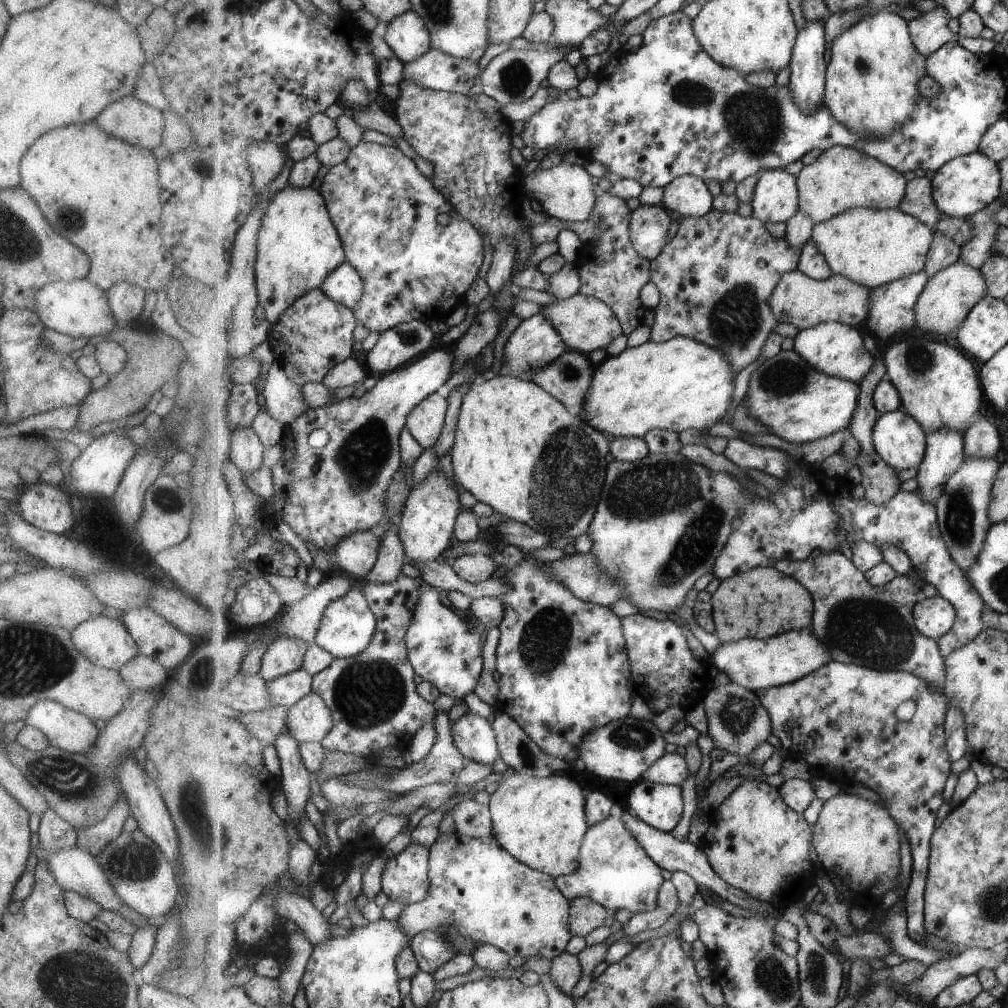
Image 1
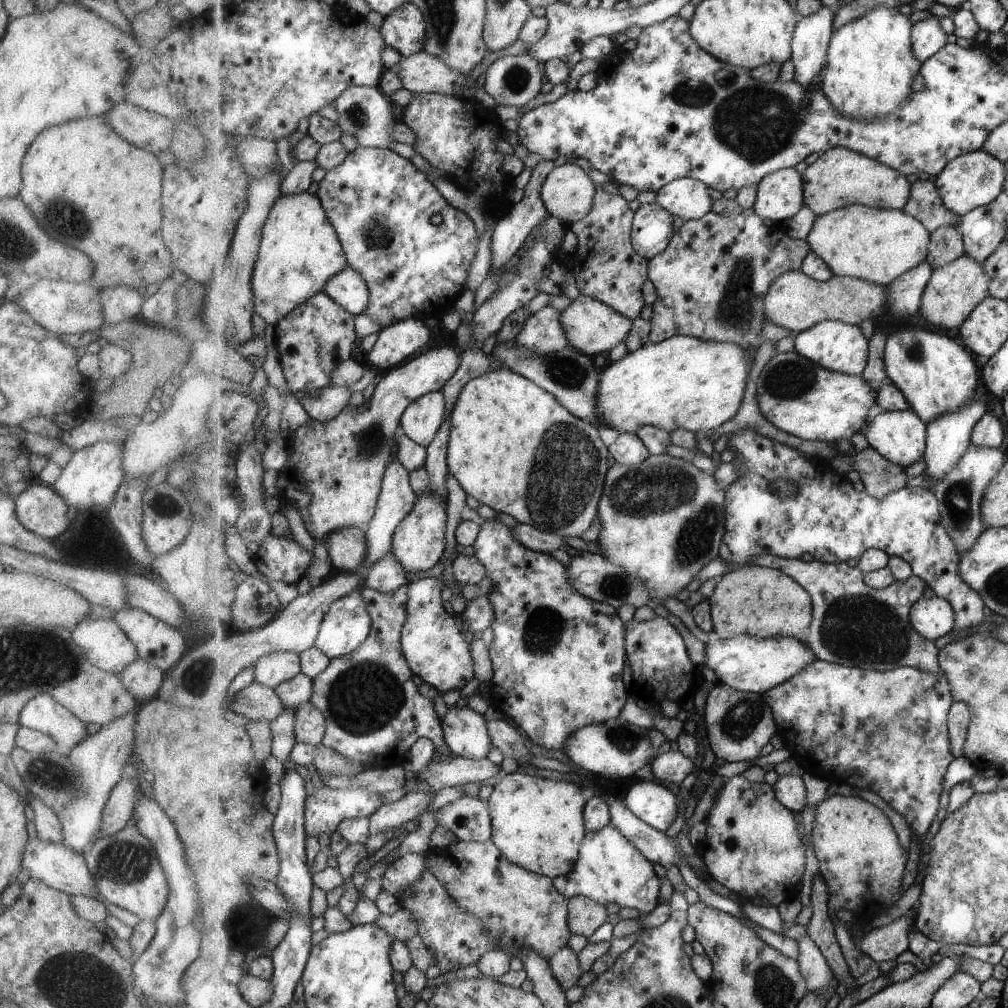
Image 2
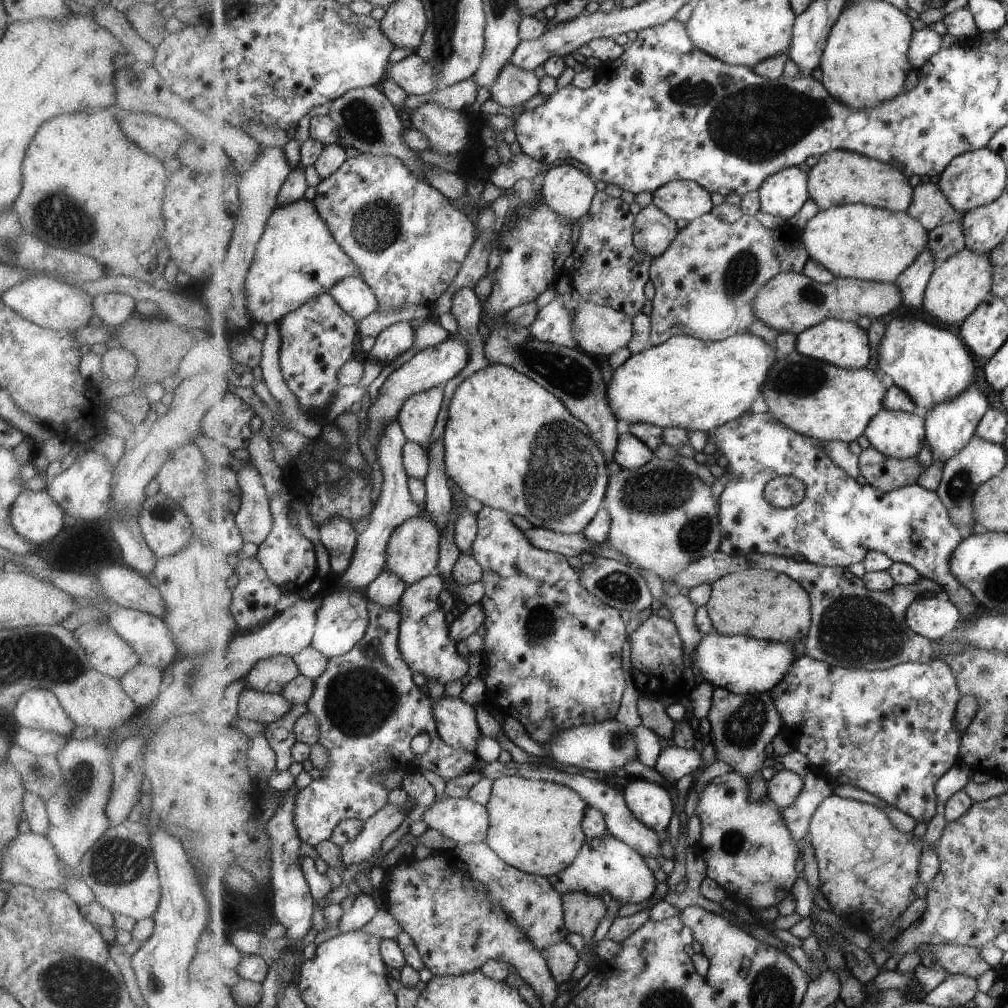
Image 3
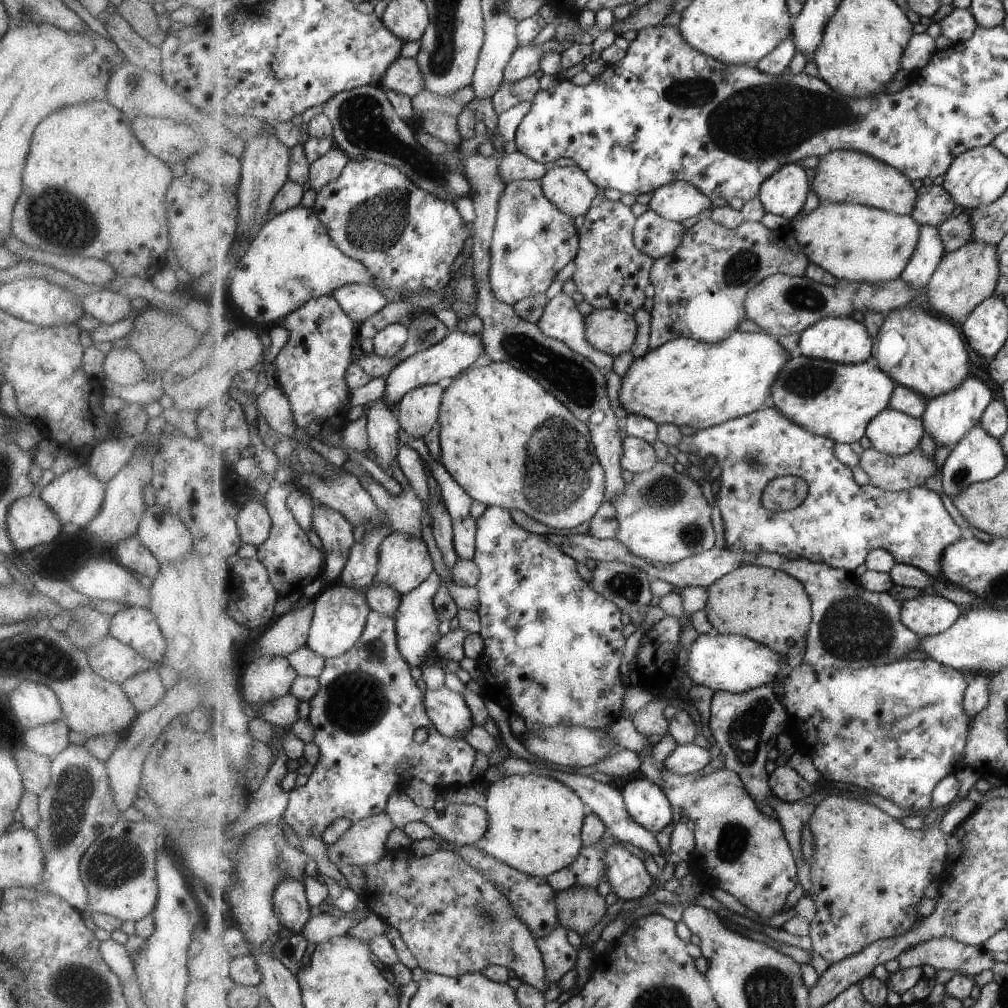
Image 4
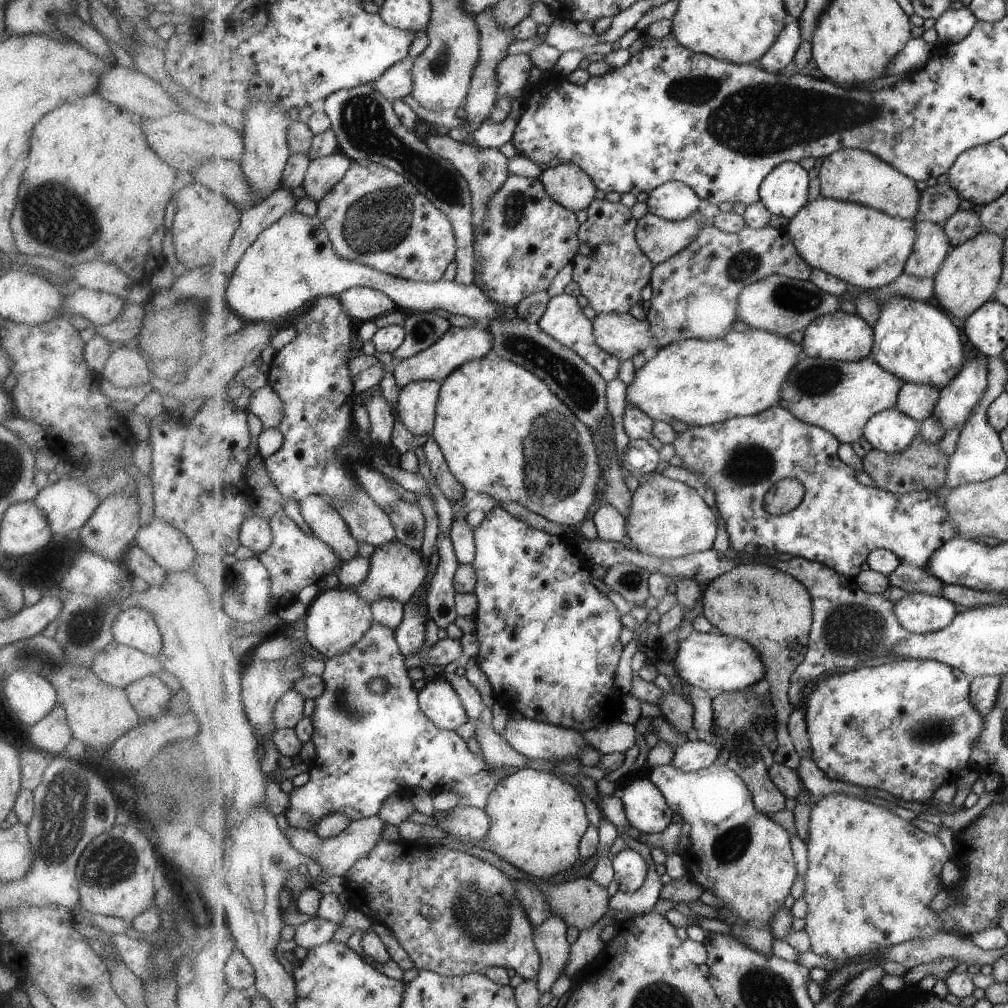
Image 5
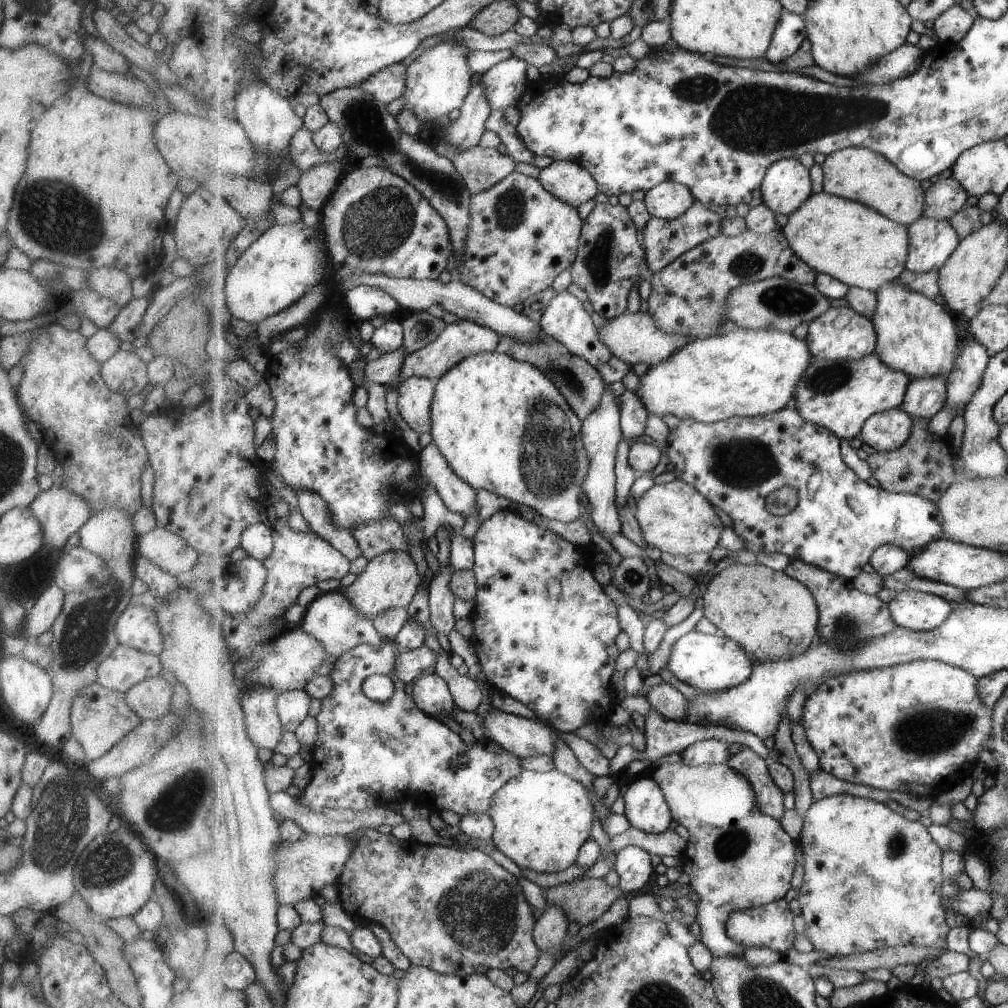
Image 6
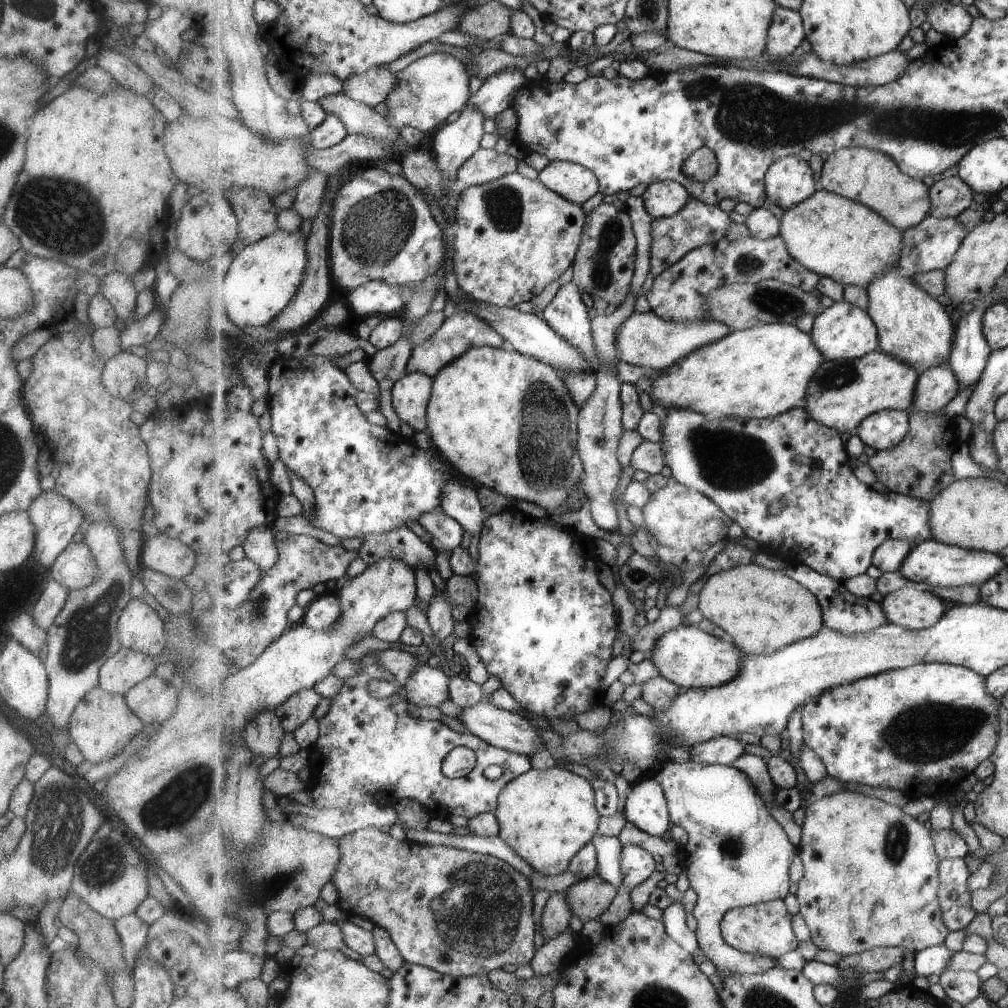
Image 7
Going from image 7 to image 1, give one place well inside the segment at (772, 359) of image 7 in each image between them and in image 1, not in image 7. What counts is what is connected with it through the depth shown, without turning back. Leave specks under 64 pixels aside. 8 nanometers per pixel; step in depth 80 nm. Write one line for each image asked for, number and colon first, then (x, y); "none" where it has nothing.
1: (681, 384)
2: (684, 382)
3: (689, 383)
4: (686, 382)
5: (699, 382)
6: (747, 372)

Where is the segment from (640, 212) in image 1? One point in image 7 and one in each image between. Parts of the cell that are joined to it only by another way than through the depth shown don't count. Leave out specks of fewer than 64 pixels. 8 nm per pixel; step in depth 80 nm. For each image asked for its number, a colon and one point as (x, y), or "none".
2: (653, 230)
3: (655, 232)
4: (656, 236)
5: (661, 239)
6: (665, 240)
7: (697, 224)

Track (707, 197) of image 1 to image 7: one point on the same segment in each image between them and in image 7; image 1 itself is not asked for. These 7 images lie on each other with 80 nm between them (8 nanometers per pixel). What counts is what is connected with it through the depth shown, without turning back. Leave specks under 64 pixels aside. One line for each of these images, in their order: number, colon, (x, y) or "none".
2: (687, 198)
3: (681, 199)
4: (677, 201)
5: (674, 200)
6: (669, 200)
7: (664, 198)

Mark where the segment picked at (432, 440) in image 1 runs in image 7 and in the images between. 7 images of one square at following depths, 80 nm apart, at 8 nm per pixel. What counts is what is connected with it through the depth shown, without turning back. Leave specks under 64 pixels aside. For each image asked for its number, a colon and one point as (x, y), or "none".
2: (423, 419)
3: (419, 416)
4: (419, 411)
5: (417, 404)
6: (416, 395)
7: (411, 394)

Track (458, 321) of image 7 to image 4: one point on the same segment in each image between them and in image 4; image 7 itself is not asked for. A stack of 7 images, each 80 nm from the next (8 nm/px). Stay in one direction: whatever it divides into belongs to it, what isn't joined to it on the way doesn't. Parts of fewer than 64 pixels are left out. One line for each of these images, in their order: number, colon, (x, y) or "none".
4: (442, 362)
5: (457, 346)
6: (458, 341)

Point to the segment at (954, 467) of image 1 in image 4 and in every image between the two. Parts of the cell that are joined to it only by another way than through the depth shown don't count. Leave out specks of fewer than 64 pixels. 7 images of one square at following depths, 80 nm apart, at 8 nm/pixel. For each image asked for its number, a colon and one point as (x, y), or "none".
2: (948, 438)
3: (950, 425)
4: (948, 418)

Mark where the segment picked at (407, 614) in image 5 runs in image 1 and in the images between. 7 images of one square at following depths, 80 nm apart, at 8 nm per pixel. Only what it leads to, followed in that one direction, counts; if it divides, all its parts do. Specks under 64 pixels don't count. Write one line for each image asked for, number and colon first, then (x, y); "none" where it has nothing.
1: (445, 647)
2: (436, 650)
3: (425, 643)
4: (419, 636)

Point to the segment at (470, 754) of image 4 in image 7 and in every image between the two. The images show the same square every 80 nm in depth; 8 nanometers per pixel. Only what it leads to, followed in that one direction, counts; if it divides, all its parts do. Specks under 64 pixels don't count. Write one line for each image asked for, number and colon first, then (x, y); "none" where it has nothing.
5: (369, 746)
6: (368, 753)
7: (371, 750)

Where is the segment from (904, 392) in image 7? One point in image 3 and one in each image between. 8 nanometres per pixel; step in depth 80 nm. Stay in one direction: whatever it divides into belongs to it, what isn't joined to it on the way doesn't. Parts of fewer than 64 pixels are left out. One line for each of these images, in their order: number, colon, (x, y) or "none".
3: (824, 401)
4: (827, 398)
5: (839, 396)
6: (839, 394)

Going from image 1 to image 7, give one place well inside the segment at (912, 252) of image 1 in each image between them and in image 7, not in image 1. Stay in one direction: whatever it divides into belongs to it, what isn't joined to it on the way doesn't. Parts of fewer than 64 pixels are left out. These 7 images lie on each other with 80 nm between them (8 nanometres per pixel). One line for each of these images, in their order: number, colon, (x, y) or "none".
2: (878, 245)
3: (858, 241)
4: (855, 242)
5: (868, 248)
6: (857, 244)
7: (835, 236)

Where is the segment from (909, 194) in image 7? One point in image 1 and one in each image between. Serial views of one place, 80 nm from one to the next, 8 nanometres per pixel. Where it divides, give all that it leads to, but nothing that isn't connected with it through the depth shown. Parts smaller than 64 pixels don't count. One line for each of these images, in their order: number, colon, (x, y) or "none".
1: (840, 178)
2: (841, 177)
3: (841, 176)
4: (844, 175)
5: (855, 175)
6: (860, 174)

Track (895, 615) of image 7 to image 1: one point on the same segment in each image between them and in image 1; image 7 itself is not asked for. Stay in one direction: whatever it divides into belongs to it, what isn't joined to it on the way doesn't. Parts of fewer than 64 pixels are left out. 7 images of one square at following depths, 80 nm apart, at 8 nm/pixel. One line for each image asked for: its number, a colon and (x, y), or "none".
1: (935, 617)
2: (932, 617)
3: (933, 618)
4: (929, 614)
5: (922, 613)
6: (915, 610)

